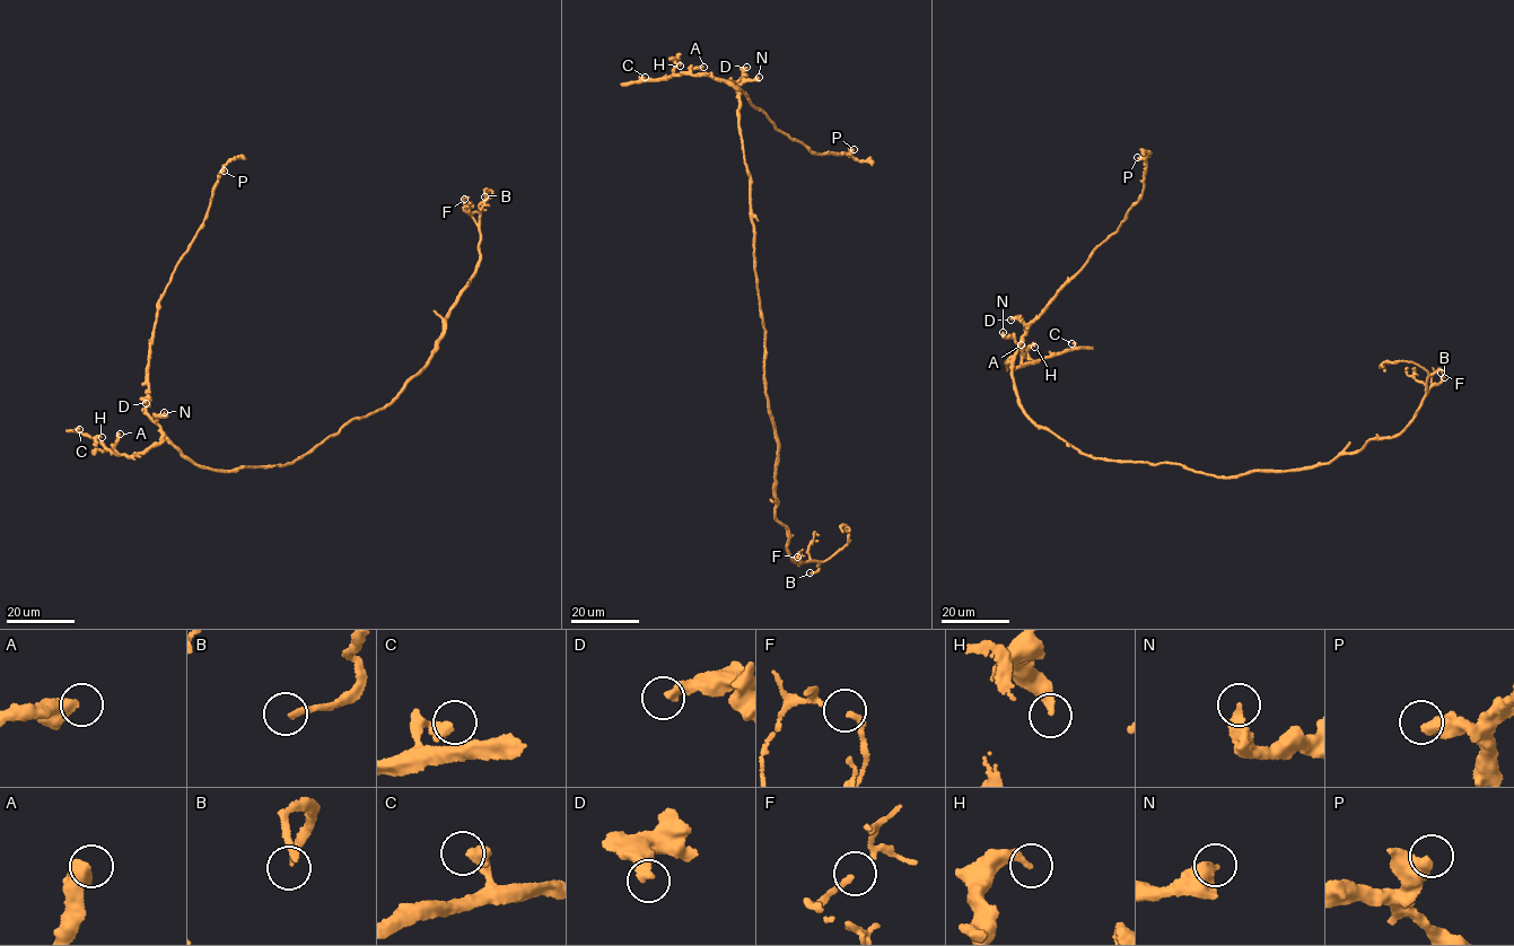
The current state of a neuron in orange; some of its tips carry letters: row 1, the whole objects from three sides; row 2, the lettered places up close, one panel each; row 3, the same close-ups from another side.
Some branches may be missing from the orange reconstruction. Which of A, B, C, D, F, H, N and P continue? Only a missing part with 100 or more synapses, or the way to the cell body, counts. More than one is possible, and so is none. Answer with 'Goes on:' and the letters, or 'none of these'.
Goes on: B

